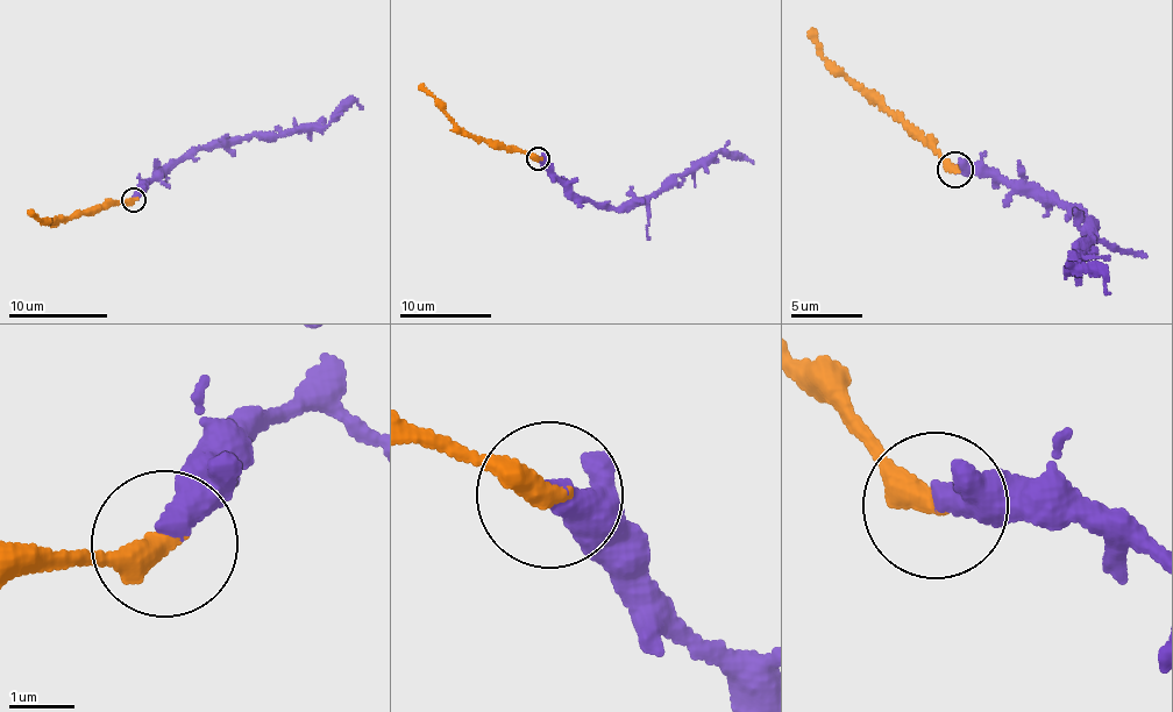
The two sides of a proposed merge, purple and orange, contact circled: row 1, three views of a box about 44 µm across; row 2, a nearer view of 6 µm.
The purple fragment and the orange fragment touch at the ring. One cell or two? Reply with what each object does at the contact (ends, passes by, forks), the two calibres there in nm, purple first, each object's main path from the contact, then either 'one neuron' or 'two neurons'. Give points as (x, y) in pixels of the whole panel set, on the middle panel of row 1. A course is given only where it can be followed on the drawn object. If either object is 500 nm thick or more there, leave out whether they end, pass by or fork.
purple ends; orange ends; calibres 440 and 420 nm; course purple (540, 158), (541, 166), (576, 194), (616, 208), (646, 204), (677, 175), (708, 164), (717, 151), (753, 163); course orange (538, 158), (498, 149), (467, 135), (420, 85); one neuron

